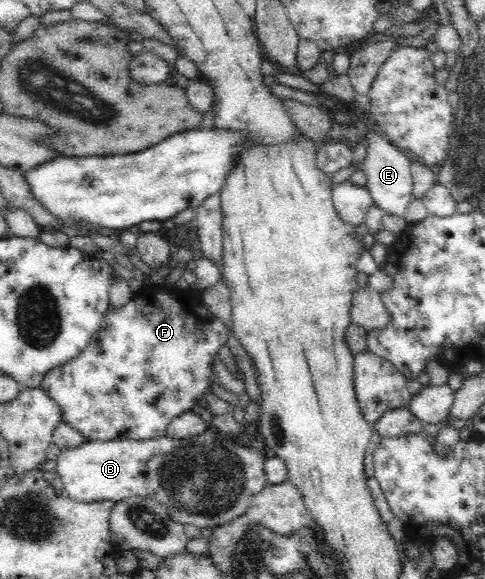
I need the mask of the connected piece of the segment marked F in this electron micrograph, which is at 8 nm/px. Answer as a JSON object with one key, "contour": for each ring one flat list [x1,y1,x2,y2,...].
{"contour":[[166,285,163,287,157,286,154,296,151,298,151,302,149,302,149,298,142,296,142,291,135,295,134,299,129,300,120,310,109,306,109,312,105,314,102,326,99,326,97,332,93,332,87,348,83,349,73,360,68,360,65,364,52,368,40,382,40,387,44,389,45,394,61,408,62,422,82,432,87,441,125,440,127,438,131,440,147,440,163,436,166,434,168,424,173,418,191,411,194,404,204,402,205,392,210,390,211,382,217,381,217,384,220,384,218,378,213,373,213,362,217,360,219,349,226,344,227,338,229,338,229,326,219,320,215,314,212,314,207,306,204,306,199,299,198,293,191,291,179,292]]}

